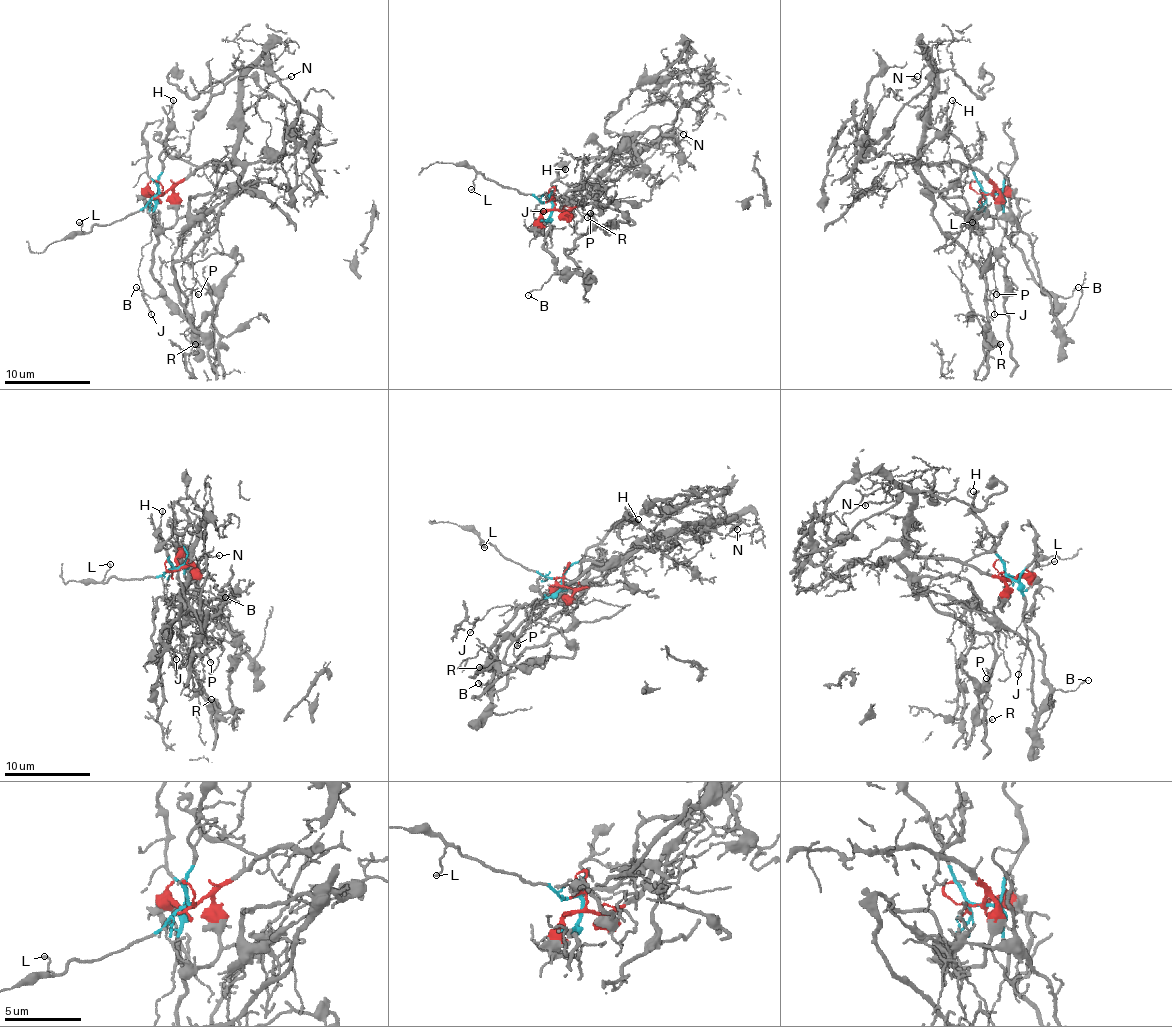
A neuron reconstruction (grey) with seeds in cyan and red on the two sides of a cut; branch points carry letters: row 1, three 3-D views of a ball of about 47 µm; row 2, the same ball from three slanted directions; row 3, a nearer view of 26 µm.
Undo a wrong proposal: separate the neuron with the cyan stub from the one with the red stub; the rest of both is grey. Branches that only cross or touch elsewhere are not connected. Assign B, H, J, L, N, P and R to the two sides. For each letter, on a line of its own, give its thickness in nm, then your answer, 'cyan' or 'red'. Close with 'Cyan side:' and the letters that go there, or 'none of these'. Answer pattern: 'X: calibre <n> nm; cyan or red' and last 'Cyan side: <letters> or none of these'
B: calibre 110 nm; cyan
H: calibre 120 nm; cyan
J: calibre 120 nm; red
L: calibre 130 nm; cyan
N: calibre 120 nm; red
P: calibre 150 nm; red
R: calibre 110 nm; red
Cyan side: B, H, L

